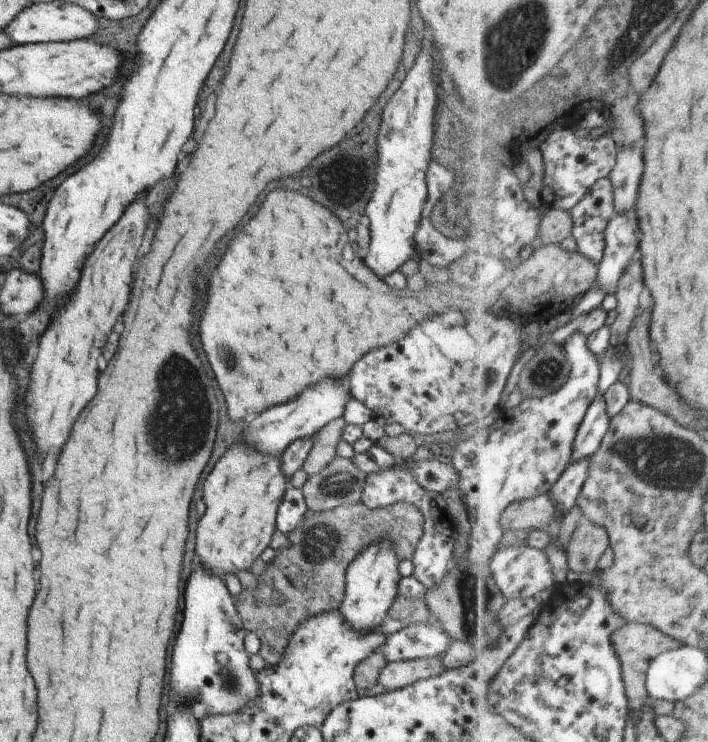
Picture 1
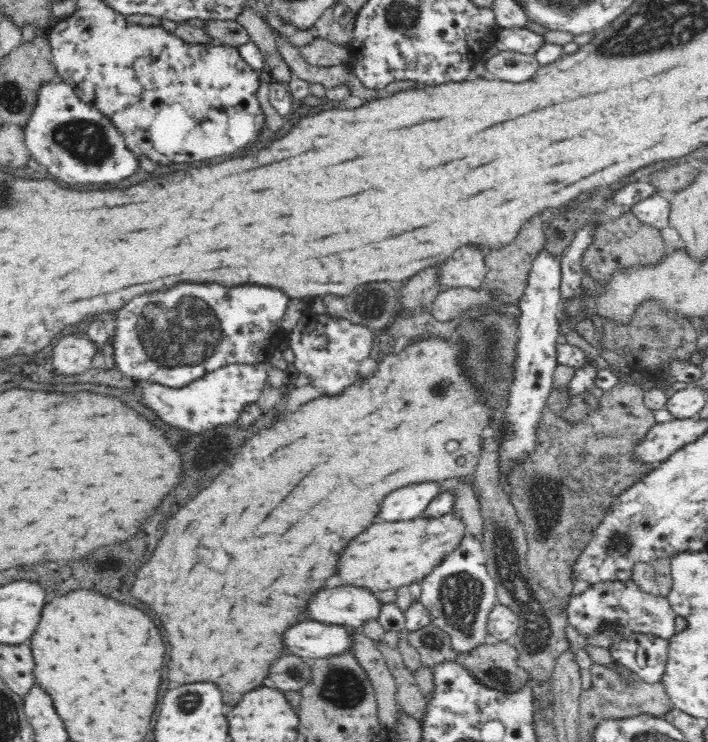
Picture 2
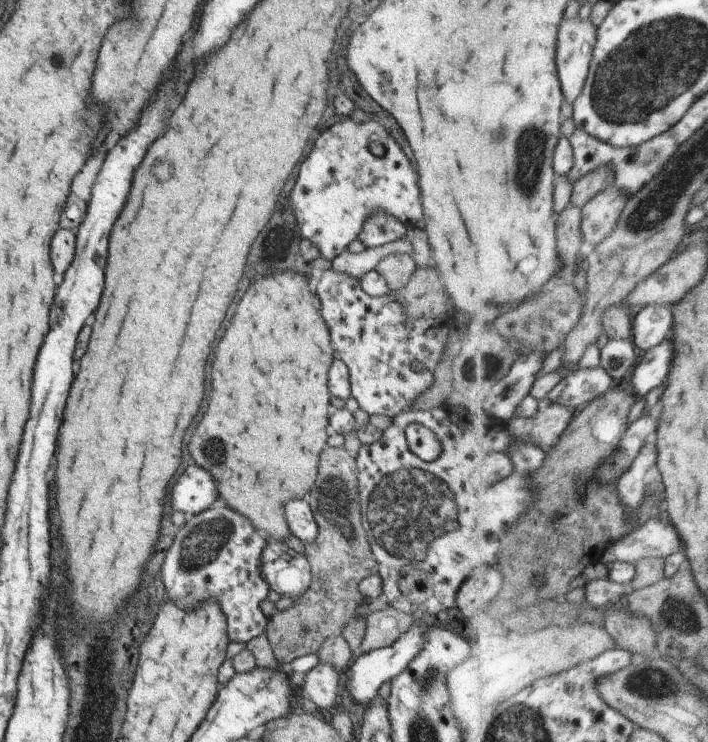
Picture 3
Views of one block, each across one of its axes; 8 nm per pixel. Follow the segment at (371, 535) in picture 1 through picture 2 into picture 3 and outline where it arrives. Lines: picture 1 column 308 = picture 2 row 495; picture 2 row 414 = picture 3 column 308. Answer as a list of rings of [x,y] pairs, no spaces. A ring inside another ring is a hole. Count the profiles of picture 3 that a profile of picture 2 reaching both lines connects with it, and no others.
[[[344,447],[325,448],[319,458],[319,474],[309,490],[309,506],[317,524],[318,533],[315,540],[303,543],[303,556],[310,566],[310,585],[303,594],[292,599],[291,606],[267,617],[264,632],[268,638],[272,655],[279,666],[285,666],[293,658],[303,654],[315,653],[325,644],[328,638],[341,635],[341,629],[356,614],[356,608],[364,599],[357,590],[360,580],[372,574],[378,574],[377,560],[375,560],[372,548],[369,546],[369,538],[363,530],[360,506],[358,504],[358,480],[354,458]]]

